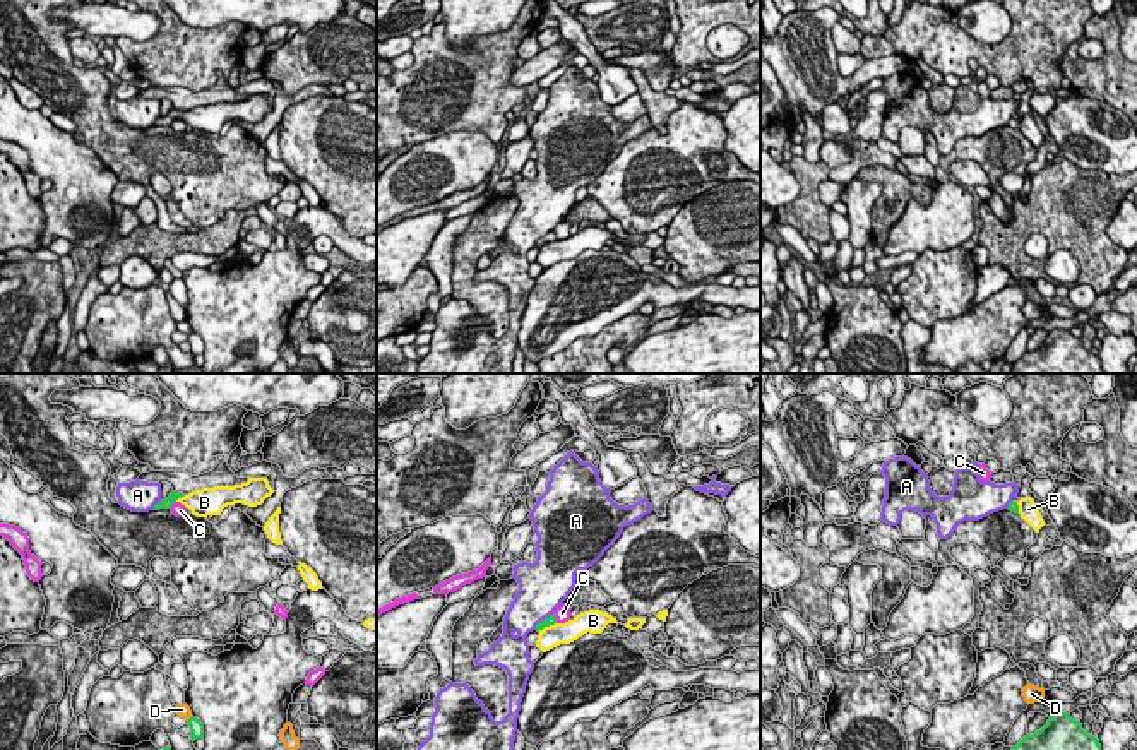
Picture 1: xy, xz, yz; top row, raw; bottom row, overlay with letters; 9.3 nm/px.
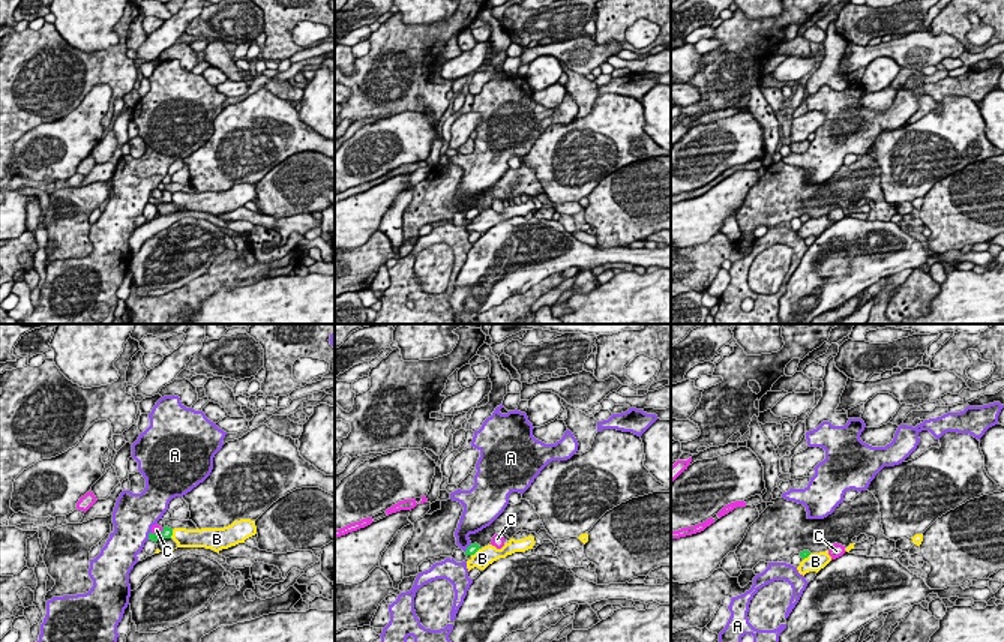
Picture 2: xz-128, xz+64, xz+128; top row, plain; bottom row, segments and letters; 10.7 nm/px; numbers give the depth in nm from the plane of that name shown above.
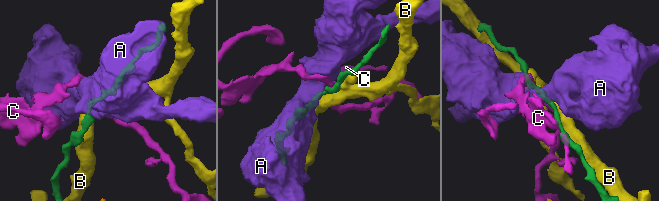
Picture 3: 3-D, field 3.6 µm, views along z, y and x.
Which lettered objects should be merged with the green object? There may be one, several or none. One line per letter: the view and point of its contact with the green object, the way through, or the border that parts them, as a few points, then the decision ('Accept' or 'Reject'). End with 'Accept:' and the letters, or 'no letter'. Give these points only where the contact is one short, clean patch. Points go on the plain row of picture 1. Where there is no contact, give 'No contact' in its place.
A: Touches green at xz (543, 237). Boundary: xz (552, 230), (533, 245). Reject
B: Touches green at xz (547, 242). Reject
C: Touches green at xz (555, 235). Boundary: xz (553, 230), (557, 238). Reject
D: Touches green at xy (190, 334). Reject
Accept: no letter

